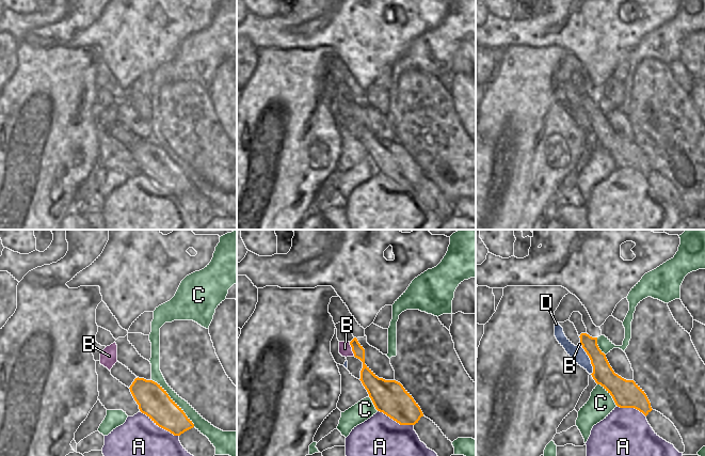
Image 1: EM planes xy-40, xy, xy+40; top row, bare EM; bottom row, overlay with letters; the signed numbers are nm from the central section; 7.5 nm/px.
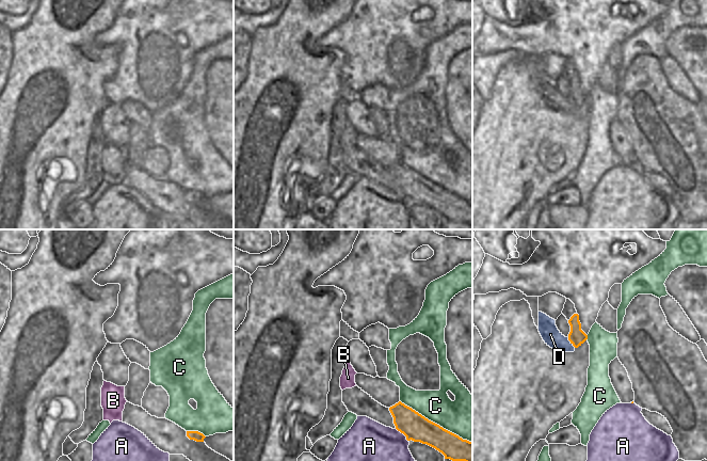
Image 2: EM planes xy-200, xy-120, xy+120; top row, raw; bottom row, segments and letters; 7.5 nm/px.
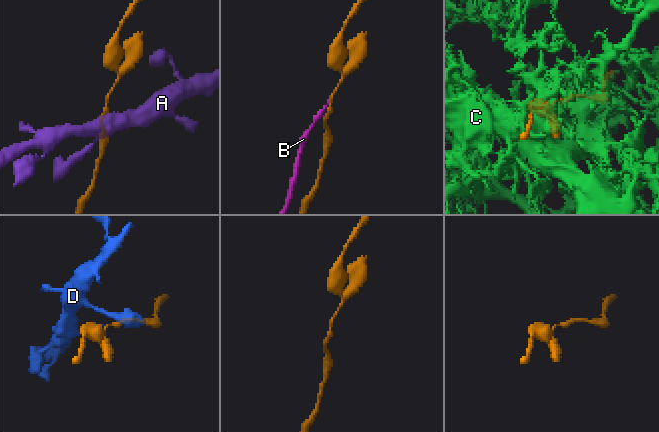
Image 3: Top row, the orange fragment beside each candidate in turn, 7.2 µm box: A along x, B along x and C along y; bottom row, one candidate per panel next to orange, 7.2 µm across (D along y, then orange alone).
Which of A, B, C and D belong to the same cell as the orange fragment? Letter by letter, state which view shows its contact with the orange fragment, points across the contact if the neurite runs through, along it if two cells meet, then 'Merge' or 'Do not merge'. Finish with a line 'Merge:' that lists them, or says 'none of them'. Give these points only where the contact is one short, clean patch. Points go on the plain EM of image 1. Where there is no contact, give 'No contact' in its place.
A: Touches orange in xy-40. Boundary: xy-40 (140, 171), (159, 187), (178, 197). Do not merge
B: Touches orange in xy. Boundary: xy (349, 103), (354, 116). Do not merge
C: Touches orange in xy-40. Do not merge
D: Touches orange in xy+40. Boundary: xy+40 (581, 108), (590, 121), (592, 127), (591, 135). Do not merge
Merge: none of them

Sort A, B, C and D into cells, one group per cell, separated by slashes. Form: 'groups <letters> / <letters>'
groups A / B / C / D

